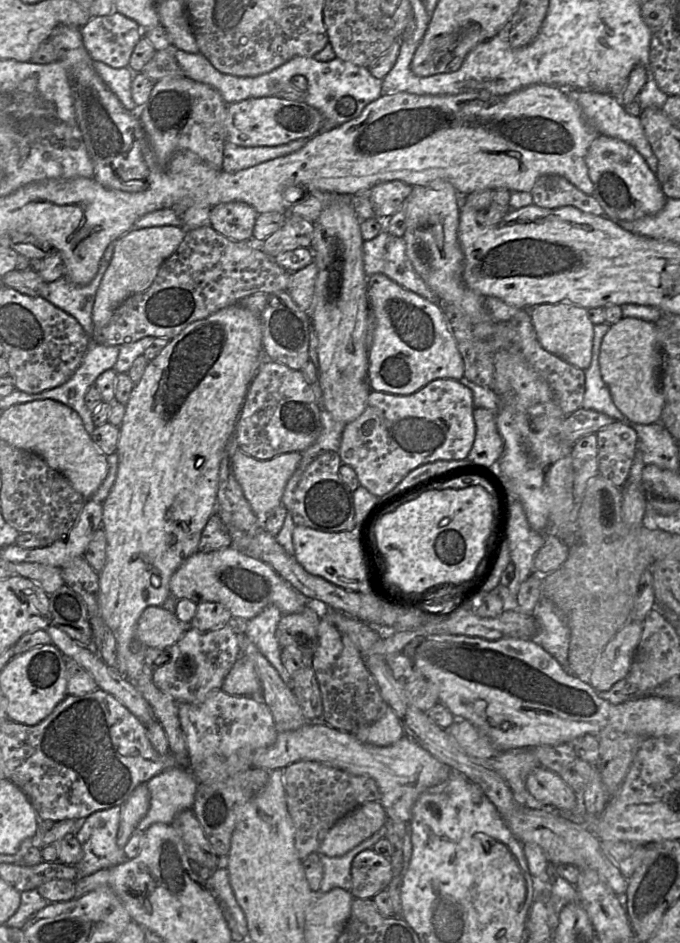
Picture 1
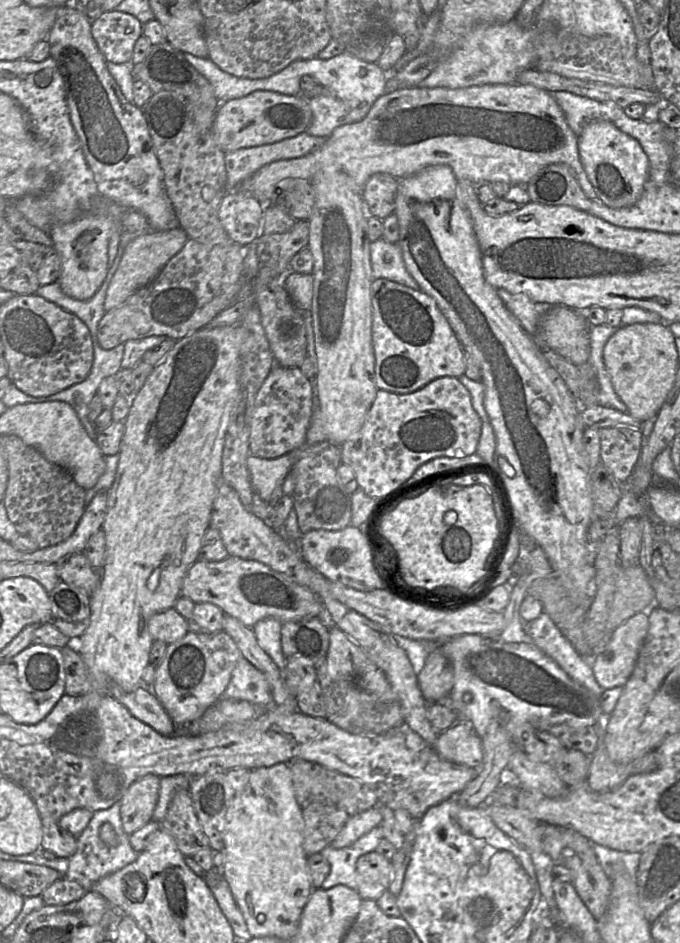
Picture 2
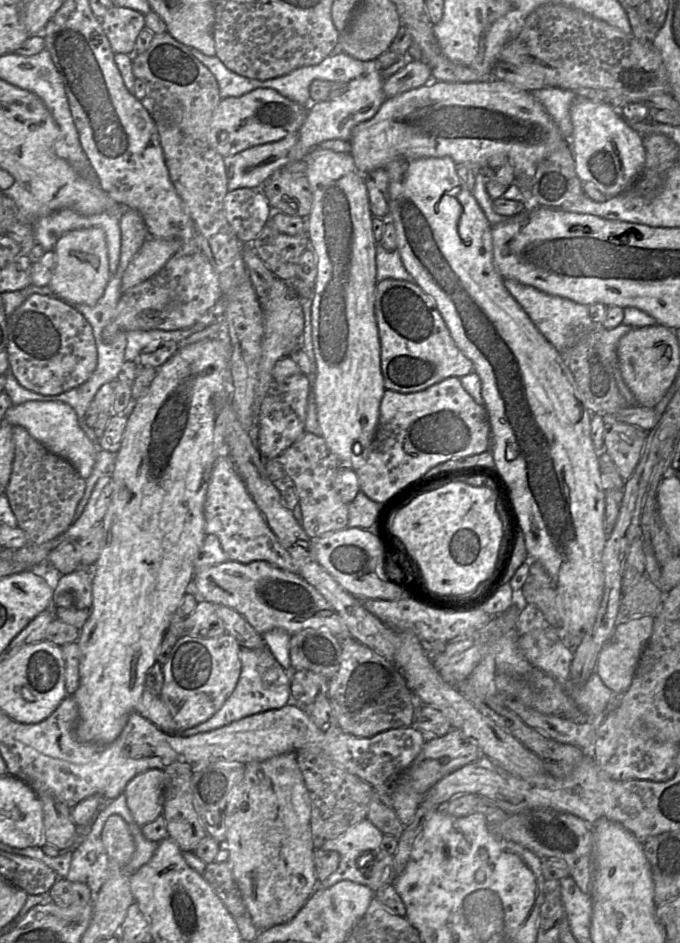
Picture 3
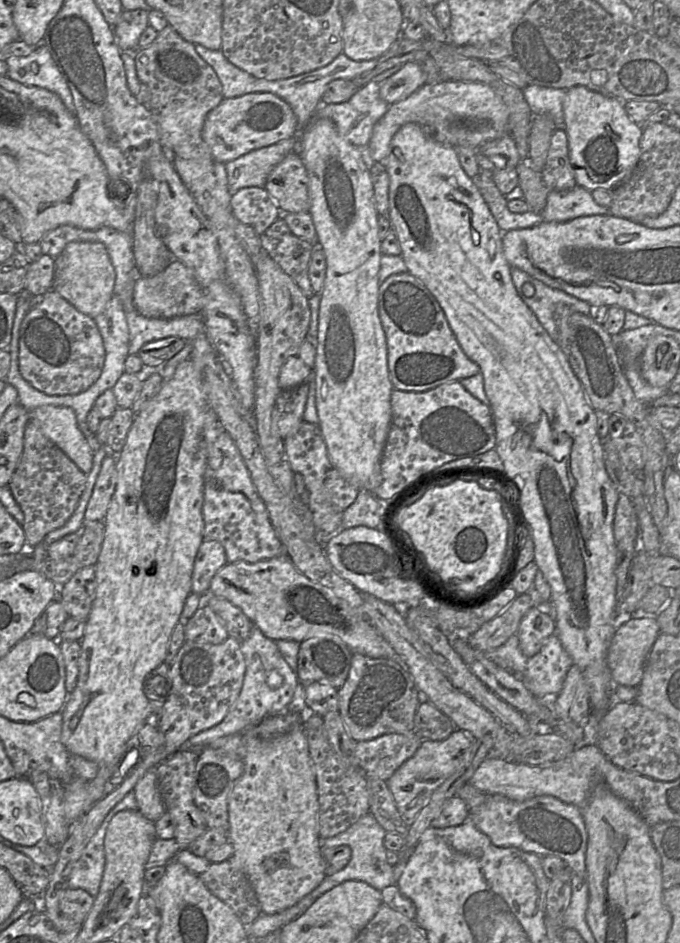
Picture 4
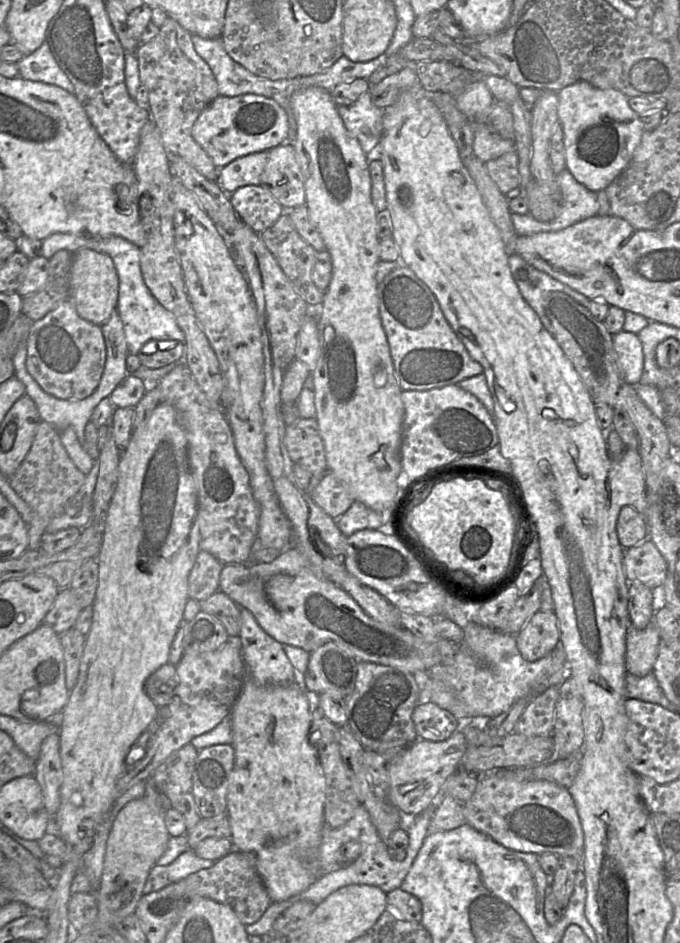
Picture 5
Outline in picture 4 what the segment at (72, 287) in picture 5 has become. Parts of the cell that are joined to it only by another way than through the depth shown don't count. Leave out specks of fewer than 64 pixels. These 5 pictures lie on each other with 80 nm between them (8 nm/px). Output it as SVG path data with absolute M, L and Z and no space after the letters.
M70 242L55 258L53 291L76 310L94 319L100 315L113 296L115 271L109 254L99 242Z

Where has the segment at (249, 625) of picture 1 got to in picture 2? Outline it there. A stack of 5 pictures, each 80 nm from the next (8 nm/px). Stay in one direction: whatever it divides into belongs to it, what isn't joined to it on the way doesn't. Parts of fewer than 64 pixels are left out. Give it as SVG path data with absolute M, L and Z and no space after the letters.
M265 618L258 621L253 626L252 630L262 650L271 658L278 669L283 672L284 677L284 671L286 669L286 657L281 648L281 626L282 623L279 620L275 618Z

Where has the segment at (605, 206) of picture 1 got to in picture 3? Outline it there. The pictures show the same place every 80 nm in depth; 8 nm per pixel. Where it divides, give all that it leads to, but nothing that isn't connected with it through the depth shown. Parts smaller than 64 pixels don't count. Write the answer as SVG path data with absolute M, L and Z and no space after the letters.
M578 97L576 101L572 104L570 109L571 121L573 125L573 134L570 139L570 148L574 158L576 172L582 183L590 182L595 185L595 187L602 192L607 198L617 196L625 191L627 191L640 176L645 163L645 149L643 146L643 138L638 132L633 130L624 119L624 117L618 112L621 109L615 109L609 104L599 103L592 101L586 97Z

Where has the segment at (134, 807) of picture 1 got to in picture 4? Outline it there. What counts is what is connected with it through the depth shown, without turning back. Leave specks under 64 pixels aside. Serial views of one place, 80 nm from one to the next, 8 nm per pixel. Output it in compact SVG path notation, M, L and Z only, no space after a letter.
M155 769L145 773L135 785L133 791L137 810L145 818L156 822L165 813L165 806L158 787L158 778Z

